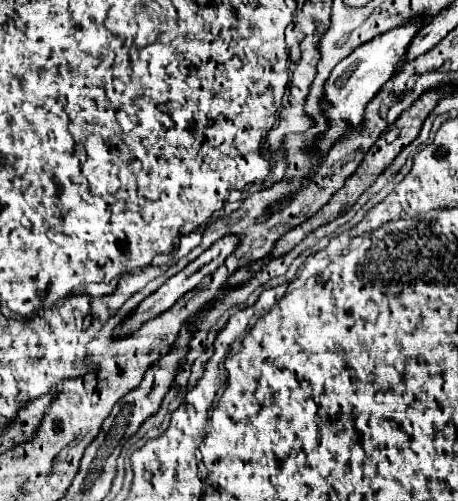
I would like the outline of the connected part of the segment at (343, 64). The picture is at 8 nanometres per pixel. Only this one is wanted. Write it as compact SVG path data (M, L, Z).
M412 19L402 27L396 27L388 33L382 33L374 37L372 41L360 45L354 53L350 53L346 59L342 59L330 73L326 81L326 91L324 91L324 111L330 121L330 129L320 137L316 147L326 155L326 151L344 135L348 127L356 127L364 117L364 109L370 103L370 99L376 97L376 93L382 89L382 85L392 77L396 65L404 57L412 37L422 29L422 19Z

